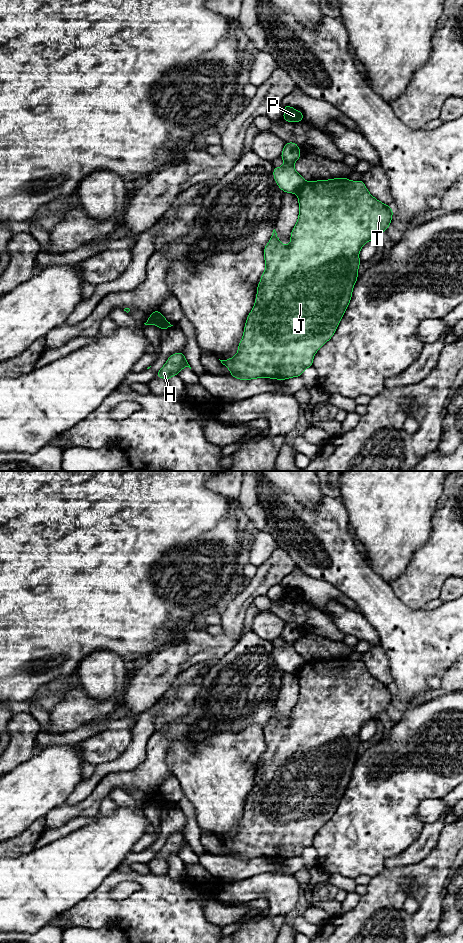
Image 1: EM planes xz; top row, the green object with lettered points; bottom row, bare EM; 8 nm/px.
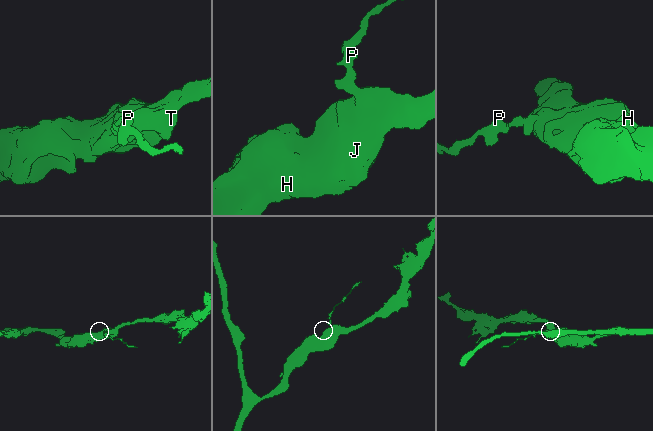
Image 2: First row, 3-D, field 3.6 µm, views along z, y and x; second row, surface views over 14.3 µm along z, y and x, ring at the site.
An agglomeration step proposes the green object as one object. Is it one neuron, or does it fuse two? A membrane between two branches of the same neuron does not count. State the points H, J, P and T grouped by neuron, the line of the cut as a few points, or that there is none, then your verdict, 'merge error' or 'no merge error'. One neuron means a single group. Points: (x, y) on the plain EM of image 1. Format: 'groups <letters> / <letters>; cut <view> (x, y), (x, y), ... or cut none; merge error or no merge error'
groups H J T / P; cut xz (306, 662), (296, 673); merge error

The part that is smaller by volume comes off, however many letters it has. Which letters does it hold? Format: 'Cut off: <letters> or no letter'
Cut off: P

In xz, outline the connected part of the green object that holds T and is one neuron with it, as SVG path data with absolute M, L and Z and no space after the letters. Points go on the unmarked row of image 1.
M342 657L329 660L310 661L306 662L304 666L299 669L297 675L300 691L298 700L290 714L291 722L289 725L283 725L278 719L275 709L273 710L268 724L263 729L266 750L262 753L260 762L257 766L255 784L246 799L243 817L238 825L237 834L230 839L220 840L221 843L230 850L231 854L229 856L233 856L239 860L247 861L262 857L286 860L292 857L300 857L306 848L312 847L314 835L332 818L351 781L352 771L358 759L357 753L361 743L358 736L359 732L366 722L377 720L378 715L386 711L392 701L392 687L374 678L369 673L362 660L351 661L348 660L347 657Z

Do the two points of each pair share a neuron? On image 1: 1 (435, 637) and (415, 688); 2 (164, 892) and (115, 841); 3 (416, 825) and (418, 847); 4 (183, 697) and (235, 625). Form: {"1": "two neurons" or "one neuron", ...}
{"1": "one neuron", "2": "two neurons", "3": "two neurons", "4": "two neurons"}

